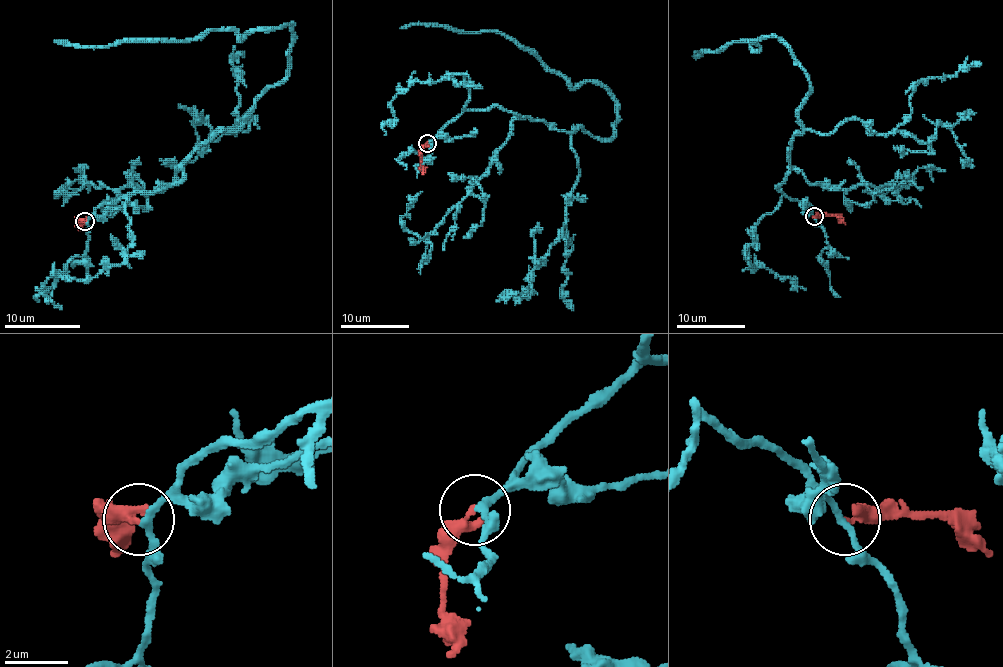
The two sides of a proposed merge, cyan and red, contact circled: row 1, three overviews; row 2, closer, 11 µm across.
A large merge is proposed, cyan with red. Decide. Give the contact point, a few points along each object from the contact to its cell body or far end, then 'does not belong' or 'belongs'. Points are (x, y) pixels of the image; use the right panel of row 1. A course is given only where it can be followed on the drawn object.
(814, 216) | cyan via (814, 216), (776, 187), (802, 132), (807, 73), (778, 39), (699, 51) | red via (814, 216), (838, 216), (845, 224) | belongs

